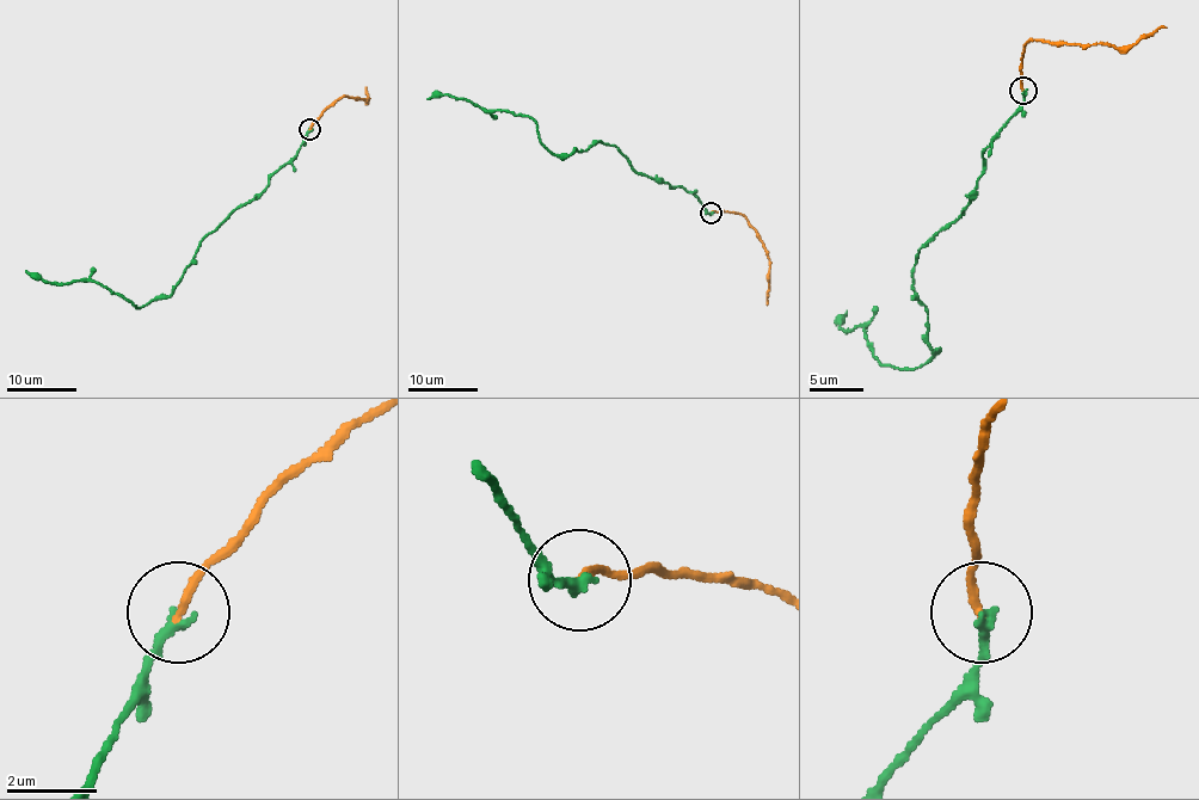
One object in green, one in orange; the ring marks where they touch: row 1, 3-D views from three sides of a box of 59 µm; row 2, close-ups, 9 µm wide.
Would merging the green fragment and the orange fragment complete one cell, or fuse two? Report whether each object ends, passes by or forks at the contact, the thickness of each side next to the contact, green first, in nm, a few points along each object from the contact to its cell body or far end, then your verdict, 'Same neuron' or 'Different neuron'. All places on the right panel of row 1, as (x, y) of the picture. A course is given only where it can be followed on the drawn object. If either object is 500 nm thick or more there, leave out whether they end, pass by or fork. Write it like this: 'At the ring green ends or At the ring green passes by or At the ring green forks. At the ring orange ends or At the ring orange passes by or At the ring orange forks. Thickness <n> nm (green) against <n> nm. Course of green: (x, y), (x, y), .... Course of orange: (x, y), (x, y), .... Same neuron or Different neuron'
At the ring green ends. At the ring orange ends. Thickness 240 nm (green) against 180 nm. Course of green: (1024, 91), (965, 210), (918, 251), (914, 296), (932, 356), (886, 367), (865, 326), (846, 331), (846, 309). Course of orange: (1024, 91), (1021, 54), (1032, 40), (1129, 48), (1167, 26). Same neuron

